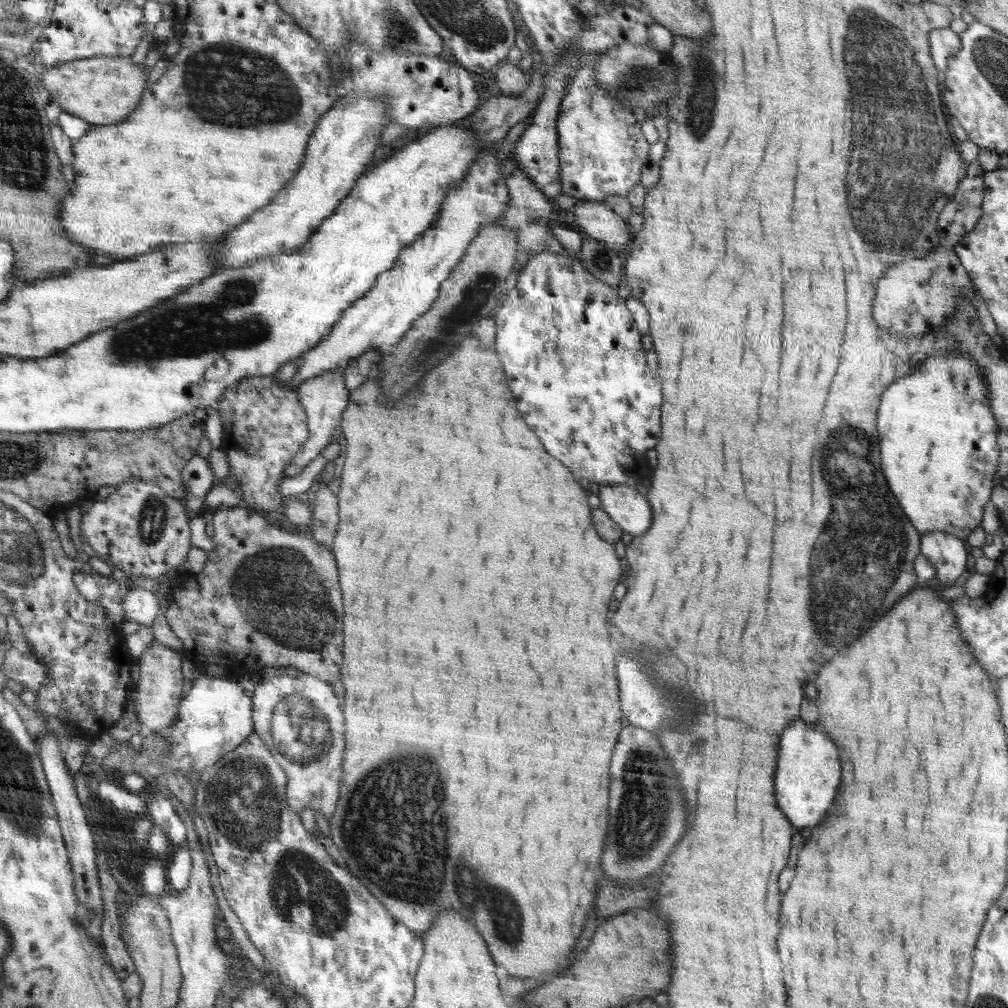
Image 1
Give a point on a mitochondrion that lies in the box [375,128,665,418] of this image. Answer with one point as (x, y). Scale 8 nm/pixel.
(477, 293)

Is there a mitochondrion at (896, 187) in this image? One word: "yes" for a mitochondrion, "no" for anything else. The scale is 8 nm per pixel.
yes

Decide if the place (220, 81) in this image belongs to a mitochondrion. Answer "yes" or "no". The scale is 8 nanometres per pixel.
yes

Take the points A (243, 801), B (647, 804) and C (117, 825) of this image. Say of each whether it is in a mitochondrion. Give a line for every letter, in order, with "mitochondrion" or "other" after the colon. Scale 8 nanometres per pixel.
A: mitochondrion
B: mitochondrion
C: other

